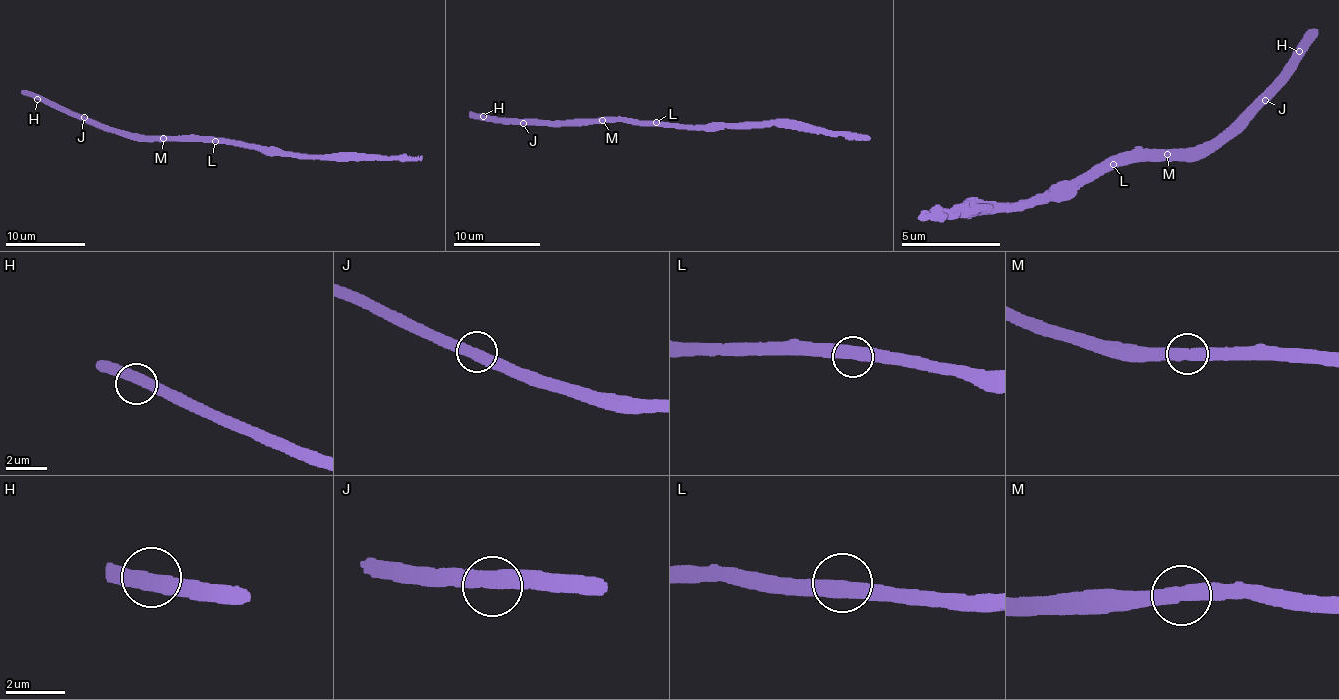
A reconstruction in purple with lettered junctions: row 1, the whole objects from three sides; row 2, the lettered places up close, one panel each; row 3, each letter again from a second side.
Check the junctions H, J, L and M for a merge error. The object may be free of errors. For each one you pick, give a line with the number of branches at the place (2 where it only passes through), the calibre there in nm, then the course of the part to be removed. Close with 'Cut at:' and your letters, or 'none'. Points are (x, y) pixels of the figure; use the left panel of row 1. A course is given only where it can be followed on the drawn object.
Cut at: none

